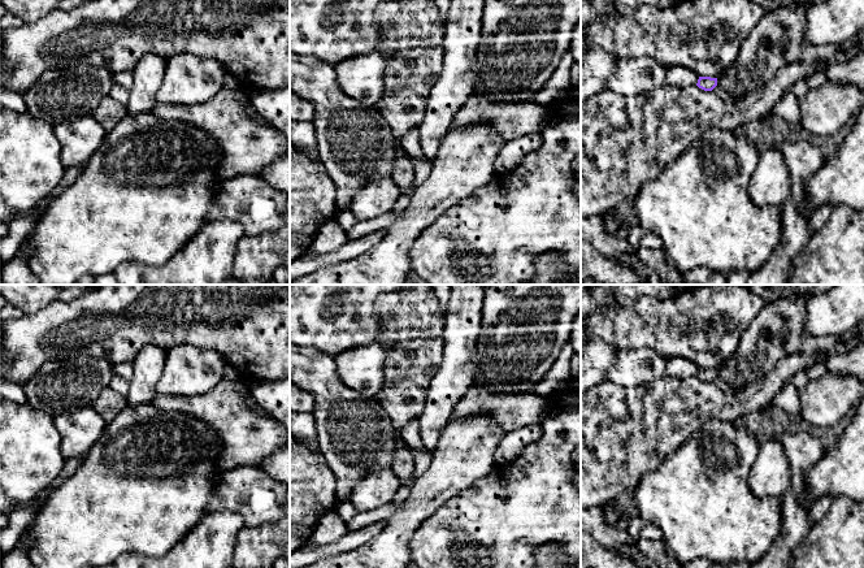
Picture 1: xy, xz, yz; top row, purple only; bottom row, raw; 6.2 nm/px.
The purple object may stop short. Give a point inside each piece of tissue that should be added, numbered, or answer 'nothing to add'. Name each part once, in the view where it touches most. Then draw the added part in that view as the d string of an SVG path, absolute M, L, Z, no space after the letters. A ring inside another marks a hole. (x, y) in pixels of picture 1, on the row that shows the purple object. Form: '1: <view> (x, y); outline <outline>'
1: yz (717, 90); outline M716 86L712 91L726 103L735 103L737 101L737 99L734 96L728 94L720 86Z

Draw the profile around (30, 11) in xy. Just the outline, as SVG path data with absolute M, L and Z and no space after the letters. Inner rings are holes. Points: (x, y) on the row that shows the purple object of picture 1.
M0 0L0 4L25 23L34 23L56 9L71 10L87 1L90 0Z

